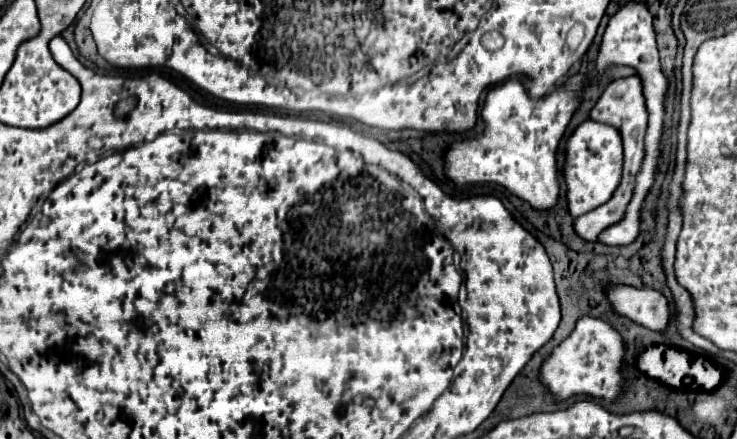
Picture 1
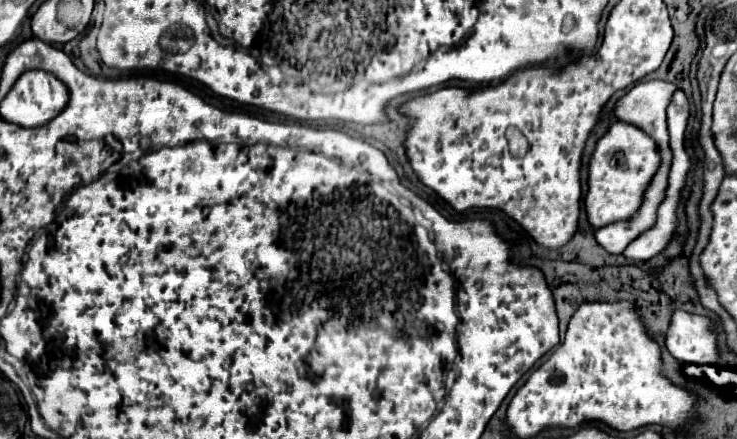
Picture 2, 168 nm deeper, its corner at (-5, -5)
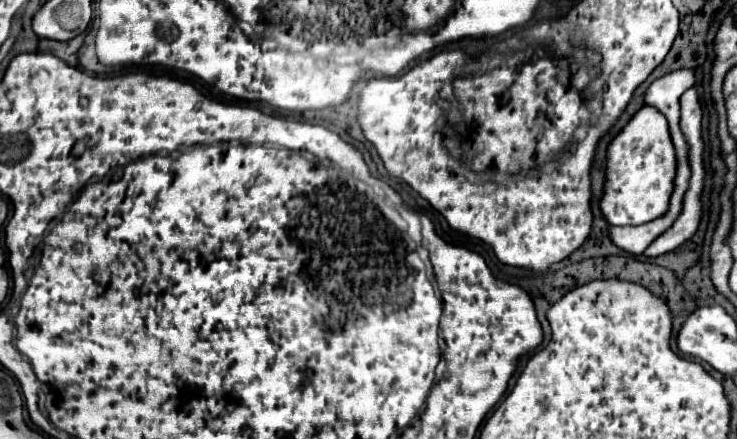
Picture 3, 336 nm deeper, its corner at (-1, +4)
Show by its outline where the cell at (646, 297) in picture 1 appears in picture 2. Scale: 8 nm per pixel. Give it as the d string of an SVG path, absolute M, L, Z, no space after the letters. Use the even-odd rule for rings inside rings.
M673 310L665 334L665 346L673 358L685 364L719 364L713 322L683 310Z

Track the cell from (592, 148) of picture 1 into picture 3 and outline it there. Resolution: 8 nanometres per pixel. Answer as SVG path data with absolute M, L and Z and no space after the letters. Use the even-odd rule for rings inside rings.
M643 107L625 129L611 141L607 151L607 183L599 203L611 225L643 225L663 217L669 211L669 199L675 187L677 157L669 135L667 119L655 107Z

